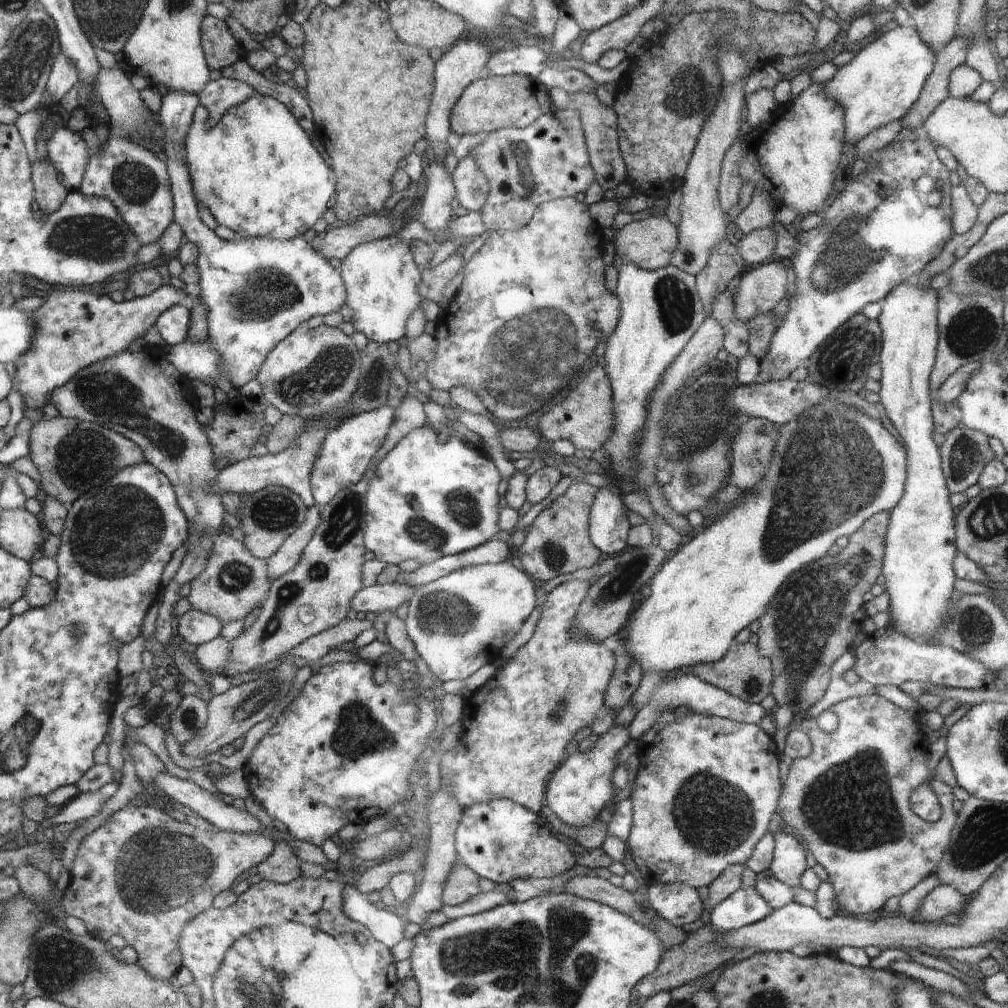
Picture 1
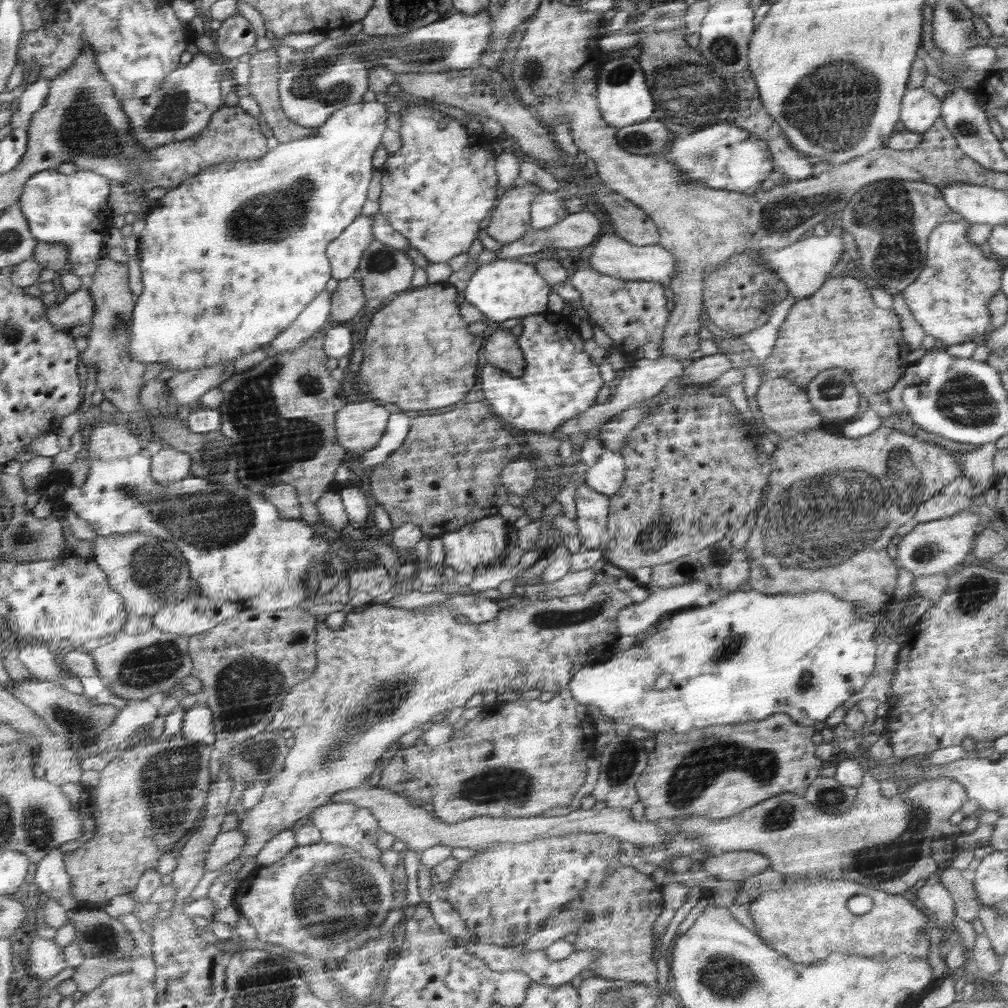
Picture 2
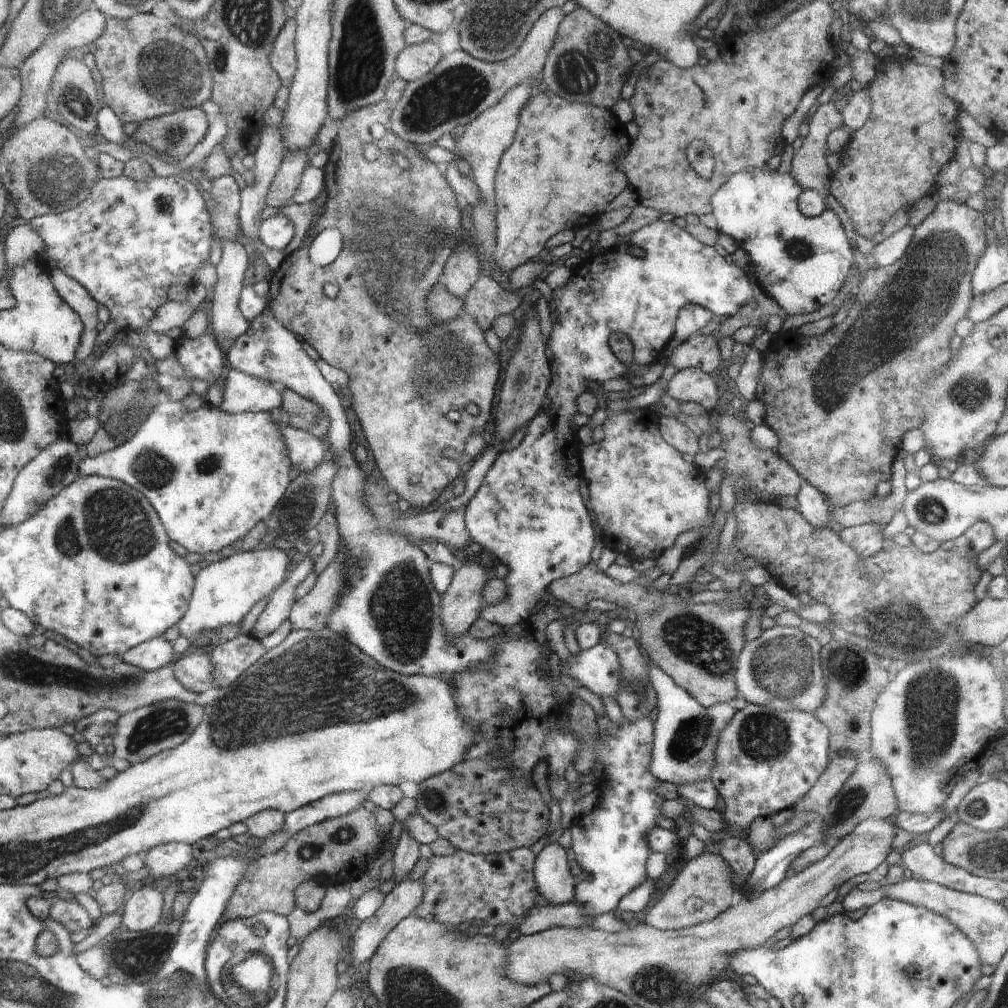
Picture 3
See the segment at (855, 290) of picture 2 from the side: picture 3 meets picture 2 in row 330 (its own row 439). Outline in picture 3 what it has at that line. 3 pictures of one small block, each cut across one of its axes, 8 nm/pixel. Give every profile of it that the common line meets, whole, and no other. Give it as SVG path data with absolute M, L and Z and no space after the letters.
M953 200L941 202L915 229L910 246L904 256L887 267L869 268L866 277L858 285L855 293L855 304L852 304L848 316L838 326L830 328L826 334L818 338L802 338L798 330L778 332L768 349L762 352L763 367L757 377L756 399L764 403L765 424L778 435L779 445L777 453L791 463L793 467L804 477L804 480L814 488L817 488L832 506L846 506L856 500L868 500L876 493L879 482L890 480L891 466L894 457L900 452L902 439L905 432L910 429L922 428L922 414L919 399L923 394L926 384L937 375L942 375L951 360L950 338L956 333L954 326L958 320L967 316L971 308L972 298L972 270L975 270L976 262L970 256L978 256L982 250L978 248L978 240L984 242L984 218L981 212L973 208L966 208L964 203L956 203Z

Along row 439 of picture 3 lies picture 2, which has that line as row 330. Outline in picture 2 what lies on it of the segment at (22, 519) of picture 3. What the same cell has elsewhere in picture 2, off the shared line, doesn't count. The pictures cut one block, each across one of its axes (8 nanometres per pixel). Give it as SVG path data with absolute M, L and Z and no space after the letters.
M80 289L74 294L62 296L60 301L49 308L48 318L56 325L59 331L71 332L74 325L86 324L92 322L96 314L96 299L94 299L91 289Z

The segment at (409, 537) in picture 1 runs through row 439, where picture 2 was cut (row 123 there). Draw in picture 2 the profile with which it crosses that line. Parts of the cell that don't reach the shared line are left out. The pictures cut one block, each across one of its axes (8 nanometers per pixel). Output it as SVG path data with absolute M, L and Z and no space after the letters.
M410 104L404 112L398 112L403 126L399 135L402 136L403 147L389 155L382 166L384 175L381 180L382 191L380 209L378 215L386 219L395 231L404 235L410 241L411 248L428 258L428 261L448 262L456 255L462 254L470 248L478 228L480 220L488 214L488 210L494 206L496 200L496 170L494 170L494 158L472 158L466 152L464 146L474 144L468 136L468 132L454 124L452 116L450 123L444 130L438 129L438 122L448 114L434 112L425 106Z

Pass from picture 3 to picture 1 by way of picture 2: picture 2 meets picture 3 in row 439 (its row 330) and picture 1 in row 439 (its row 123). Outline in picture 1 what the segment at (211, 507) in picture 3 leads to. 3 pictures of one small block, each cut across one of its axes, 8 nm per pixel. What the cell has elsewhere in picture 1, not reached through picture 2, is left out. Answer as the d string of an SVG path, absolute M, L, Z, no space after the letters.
M386 405L372 412L363 412L342 421L336 428L328 430L324 438L319 458L315 462L315 470L311 476L315 504L321 508L334 500L344 489L362 481L366 466L370 467L372 458L384 444L390 424L396 420L396 409Z

